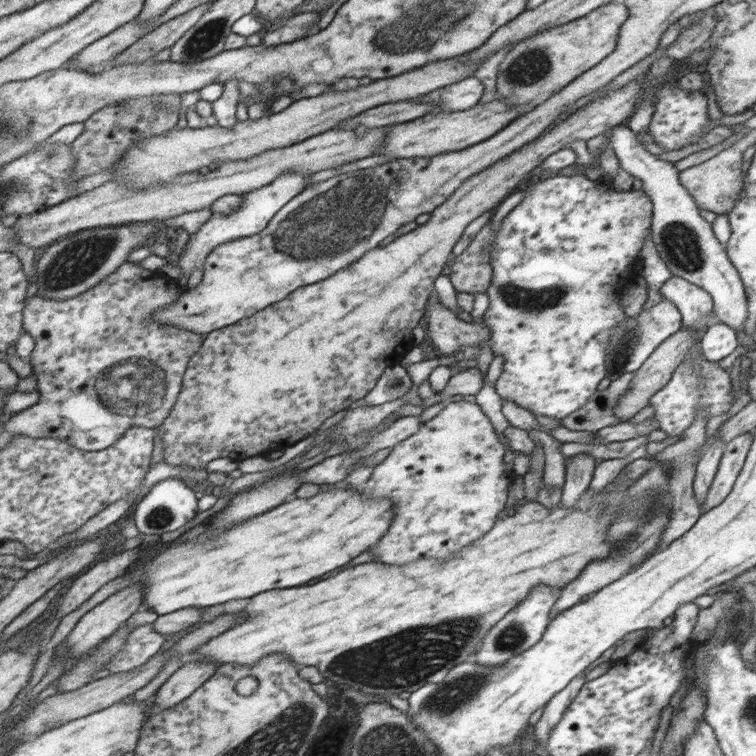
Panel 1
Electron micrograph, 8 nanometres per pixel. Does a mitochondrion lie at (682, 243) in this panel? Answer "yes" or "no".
yes

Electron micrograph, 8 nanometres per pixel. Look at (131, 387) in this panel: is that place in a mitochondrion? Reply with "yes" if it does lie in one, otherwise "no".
yes

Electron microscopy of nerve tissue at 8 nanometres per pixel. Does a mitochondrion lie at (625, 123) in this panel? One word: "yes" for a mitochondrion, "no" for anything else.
no

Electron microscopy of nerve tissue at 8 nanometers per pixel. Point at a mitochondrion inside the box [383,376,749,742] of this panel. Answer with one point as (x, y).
(445, 701)

